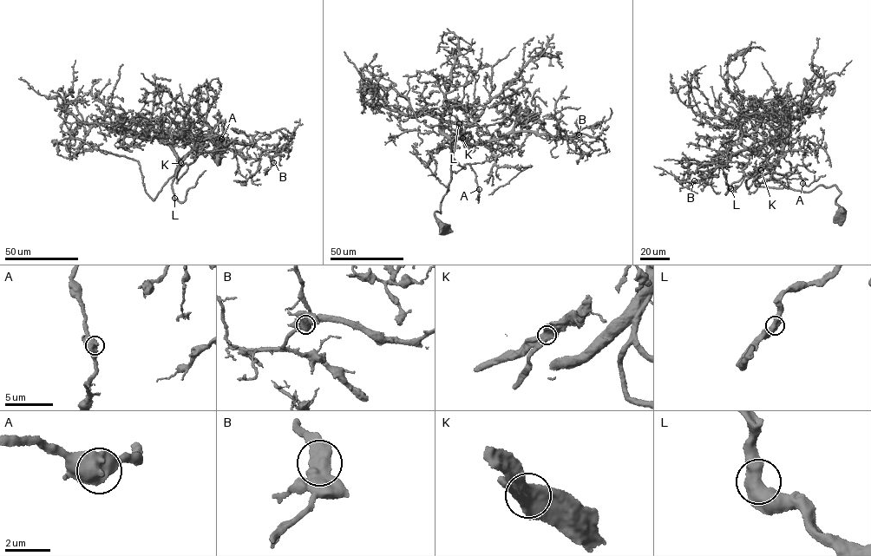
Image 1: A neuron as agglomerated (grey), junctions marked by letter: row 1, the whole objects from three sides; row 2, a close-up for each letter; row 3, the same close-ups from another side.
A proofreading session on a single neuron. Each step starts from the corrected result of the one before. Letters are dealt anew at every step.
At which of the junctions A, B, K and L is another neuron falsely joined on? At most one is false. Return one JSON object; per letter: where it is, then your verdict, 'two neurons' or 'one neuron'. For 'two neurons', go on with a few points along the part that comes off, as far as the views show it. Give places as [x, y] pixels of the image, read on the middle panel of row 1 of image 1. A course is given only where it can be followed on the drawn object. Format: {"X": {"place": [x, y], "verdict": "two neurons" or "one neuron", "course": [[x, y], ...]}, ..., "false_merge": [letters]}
{"A": {"place": [479, 189], "verdict": "one neuron"}, "B": {"place": [579, 134], "verdict": "one neuron"}, "K": {"place": [462, 138], "verdict": "one neuron"}, "L": {"place": [459, 123], "verdict": "one neuron"}, "false_merge": []}

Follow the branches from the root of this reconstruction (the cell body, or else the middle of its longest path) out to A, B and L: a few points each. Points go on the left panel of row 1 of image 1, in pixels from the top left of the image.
A: (216, 152), (201, 152), (204, 140), (198, 137), (198, 156), (180, 166), (203, 134), (221, 139)
B: (216, 152), (201, 152), (198, 137), (198, 156), (177, 182), (185, 156), (210, 134), (261, 148), (273, 162)
L: (216, 152), (201, 152), (204, 140), (197, 138), (198, 156), (177, 182), (180, 167), (175, 173), (174, 198)

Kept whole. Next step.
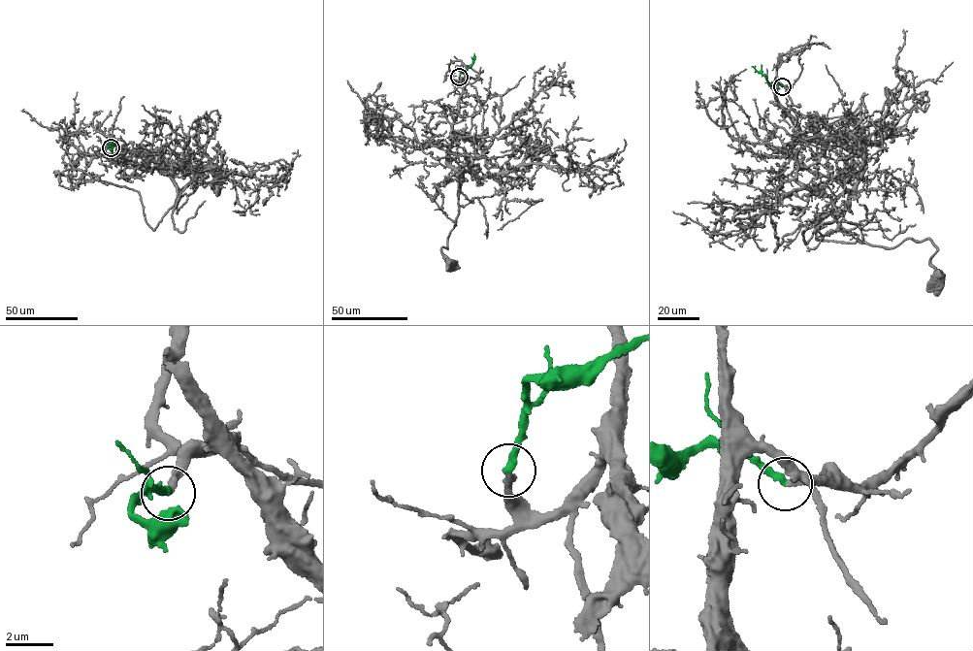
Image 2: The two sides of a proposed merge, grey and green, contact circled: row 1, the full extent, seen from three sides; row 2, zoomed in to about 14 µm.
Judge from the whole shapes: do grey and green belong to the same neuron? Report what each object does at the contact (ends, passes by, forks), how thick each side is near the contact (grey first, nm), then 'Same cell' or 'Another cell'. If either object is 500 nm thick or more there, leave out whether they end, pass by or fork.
At the ring grey ends. At the ring green ends. Thickness 320 nm (grey) against 320 nm. Same cell

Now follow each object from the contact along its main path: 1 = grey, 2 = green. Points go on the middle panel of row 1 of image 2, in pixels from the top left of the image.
1: (459, 77), (465, 76), (466, 82), (448, 163), (463, 179), (456, 224), (447, 248), (441, 248), (450, 262)
2: (459, 77), (461, 71), (470, 66), (474, 53)

